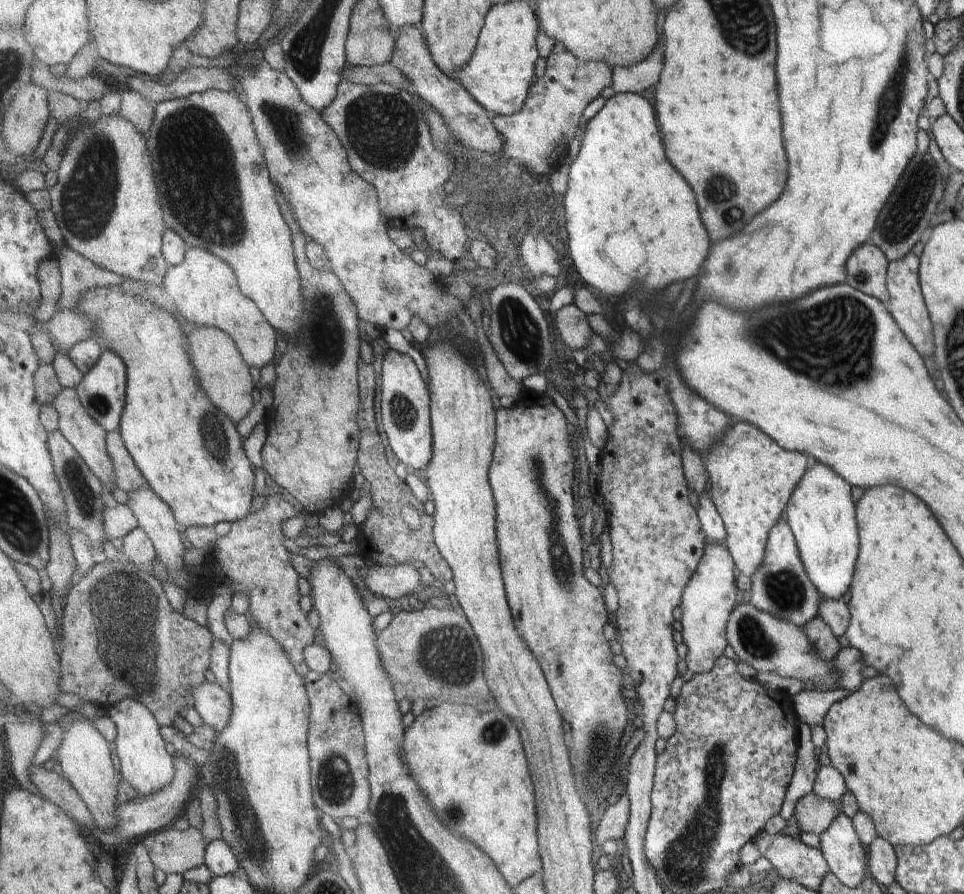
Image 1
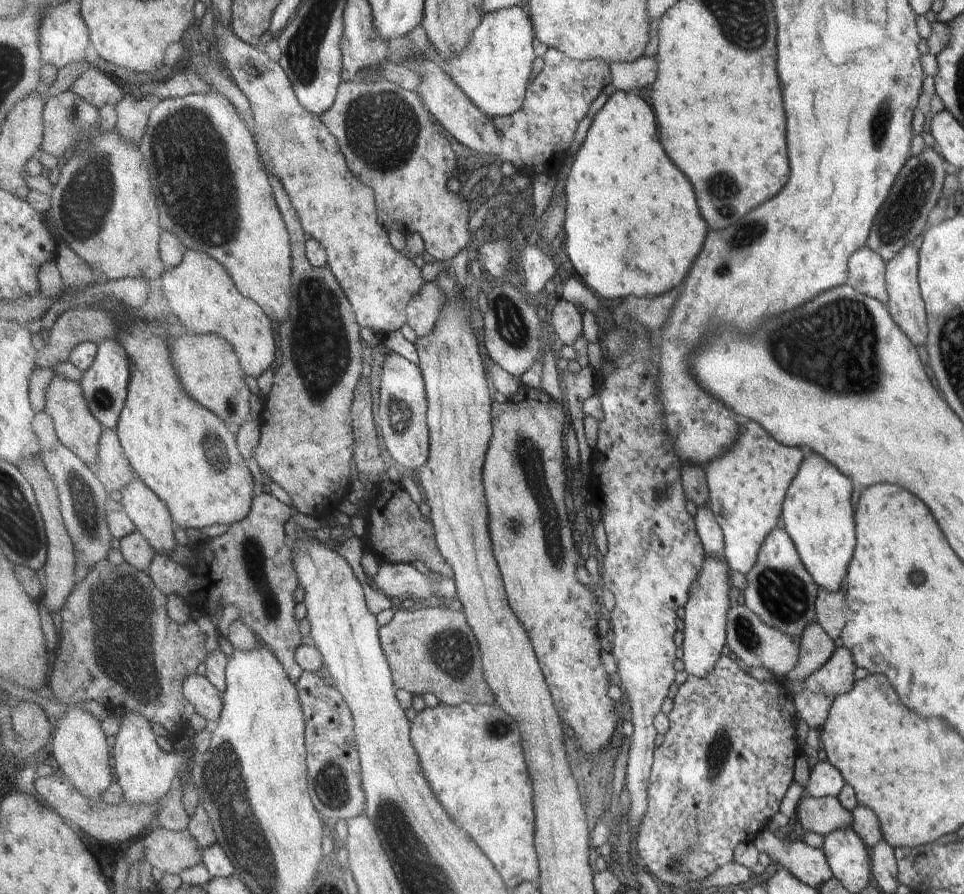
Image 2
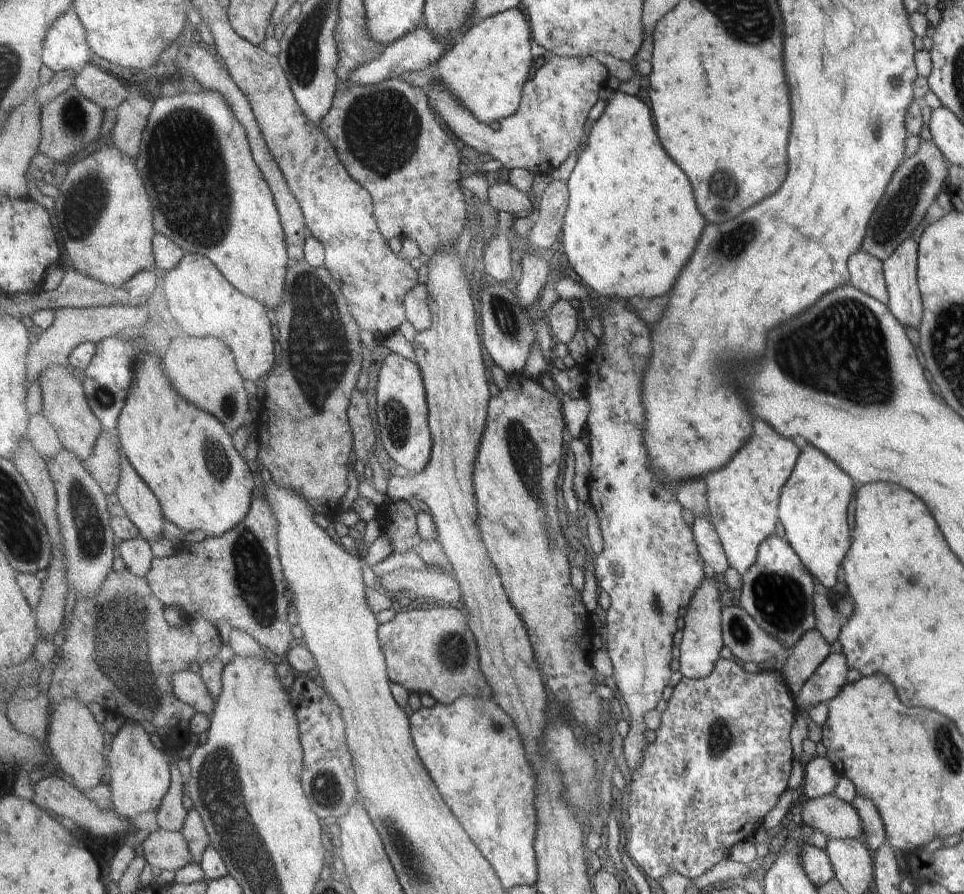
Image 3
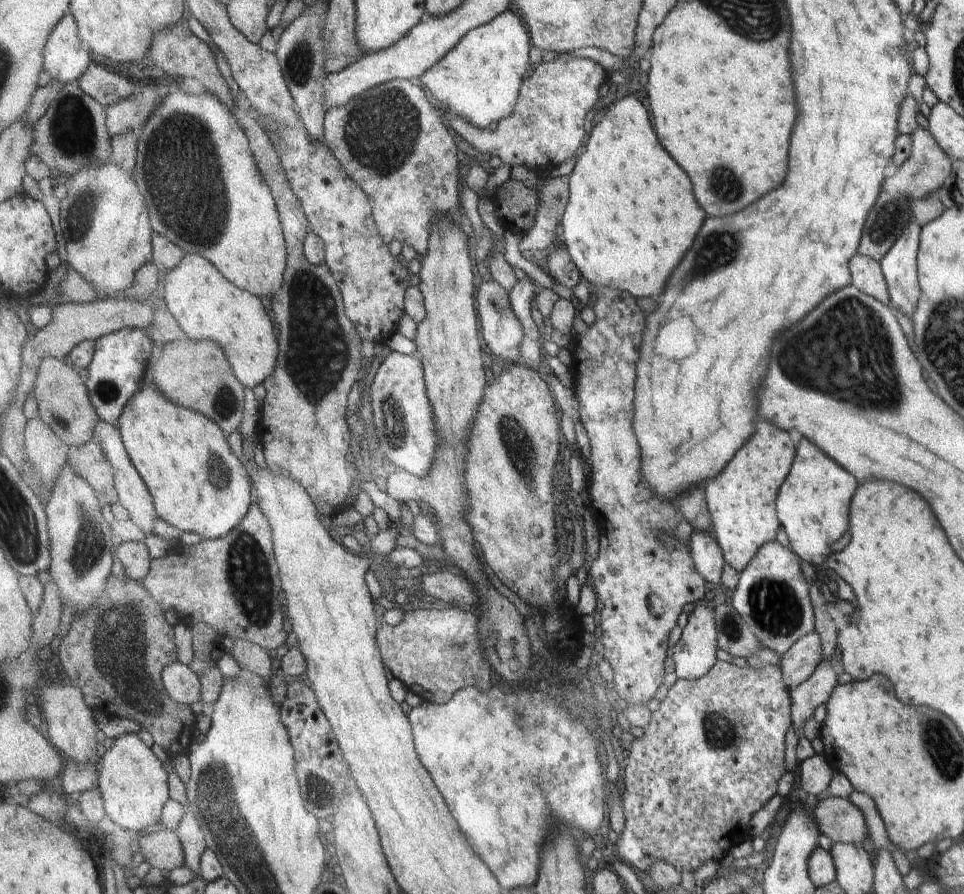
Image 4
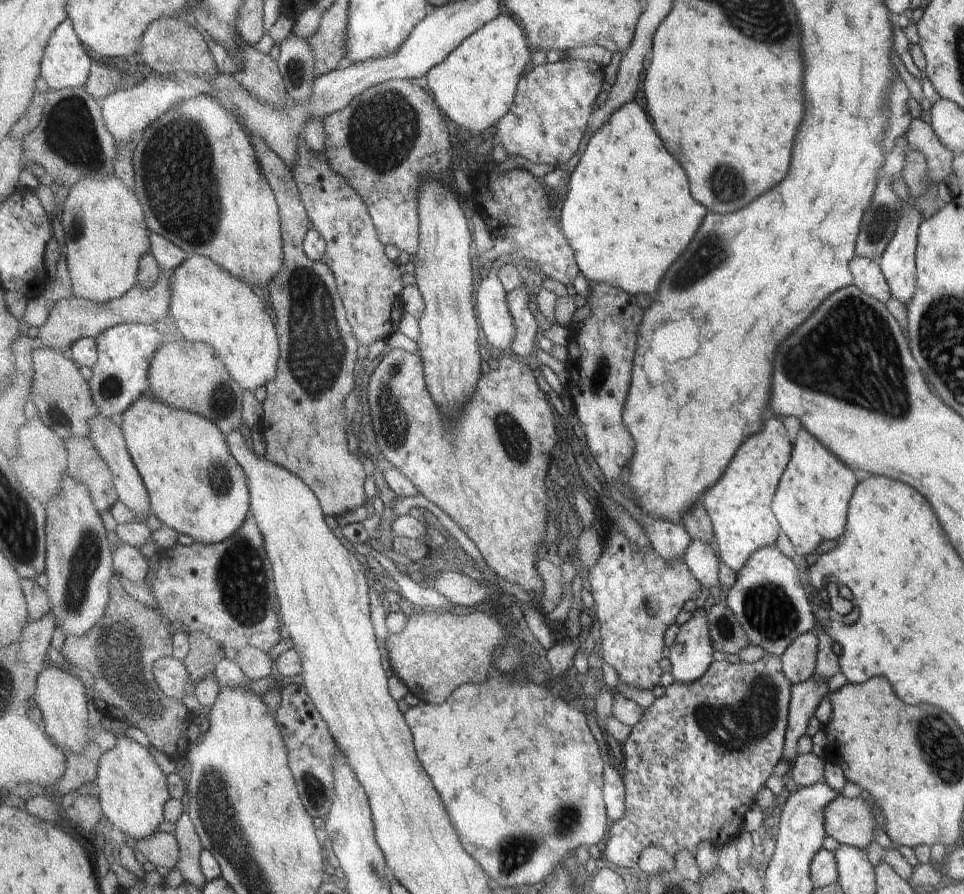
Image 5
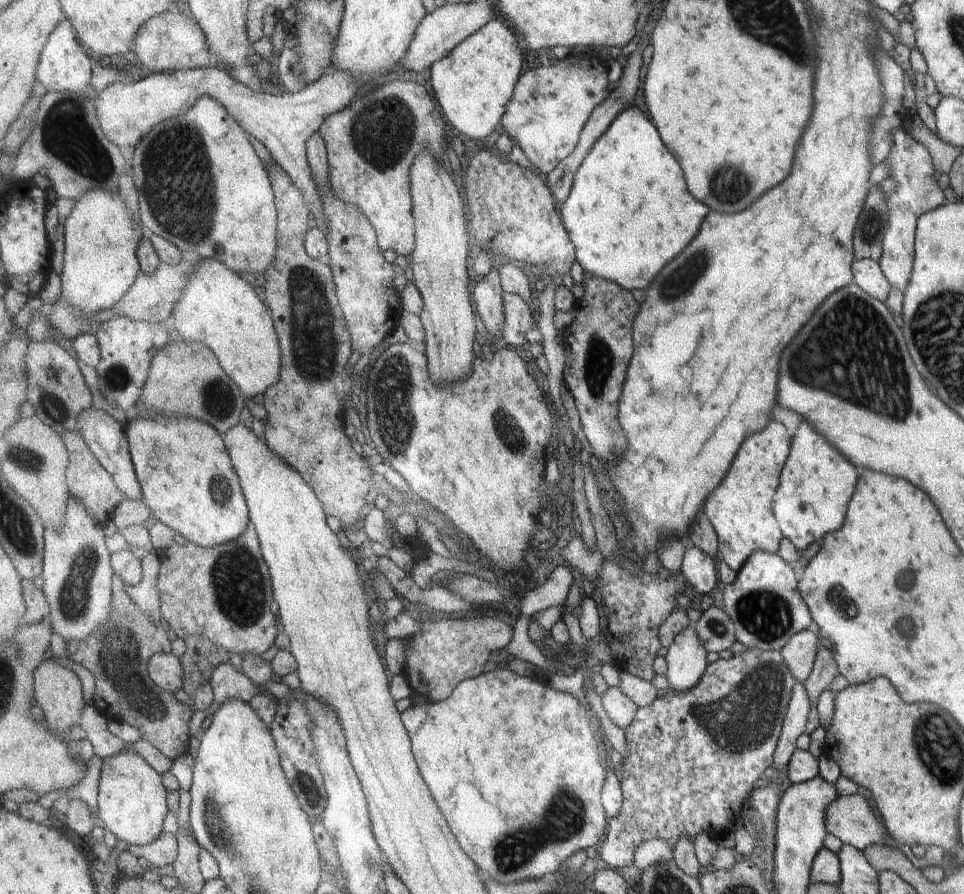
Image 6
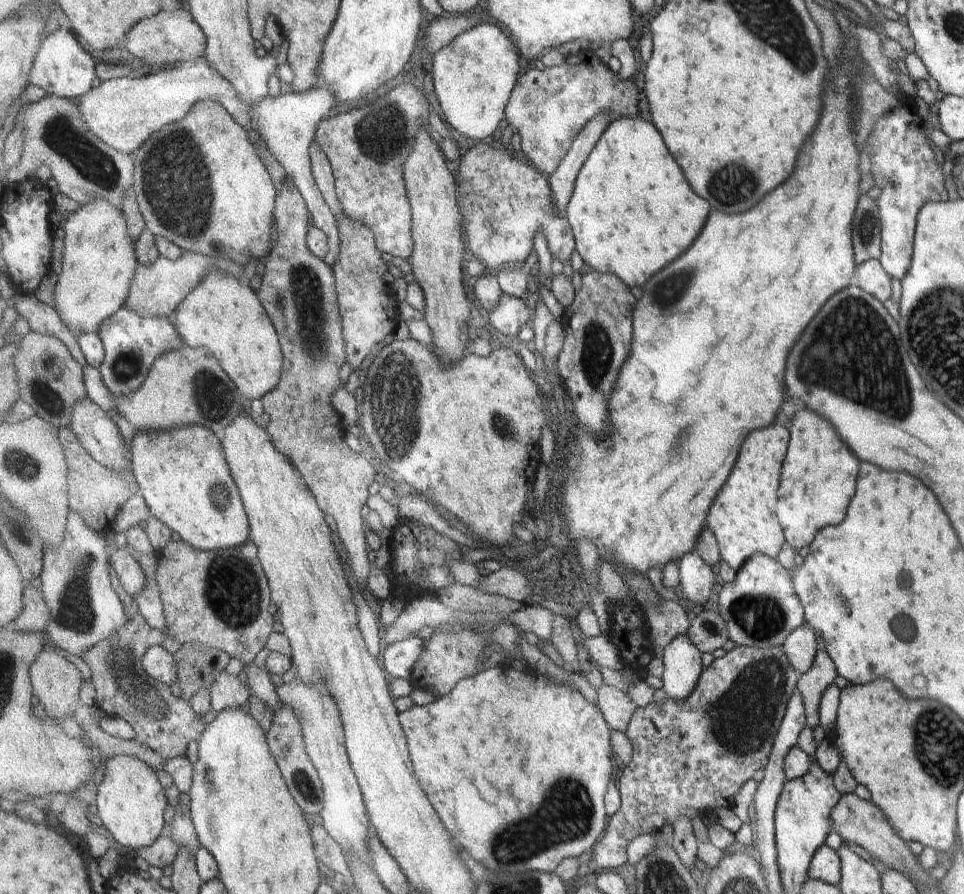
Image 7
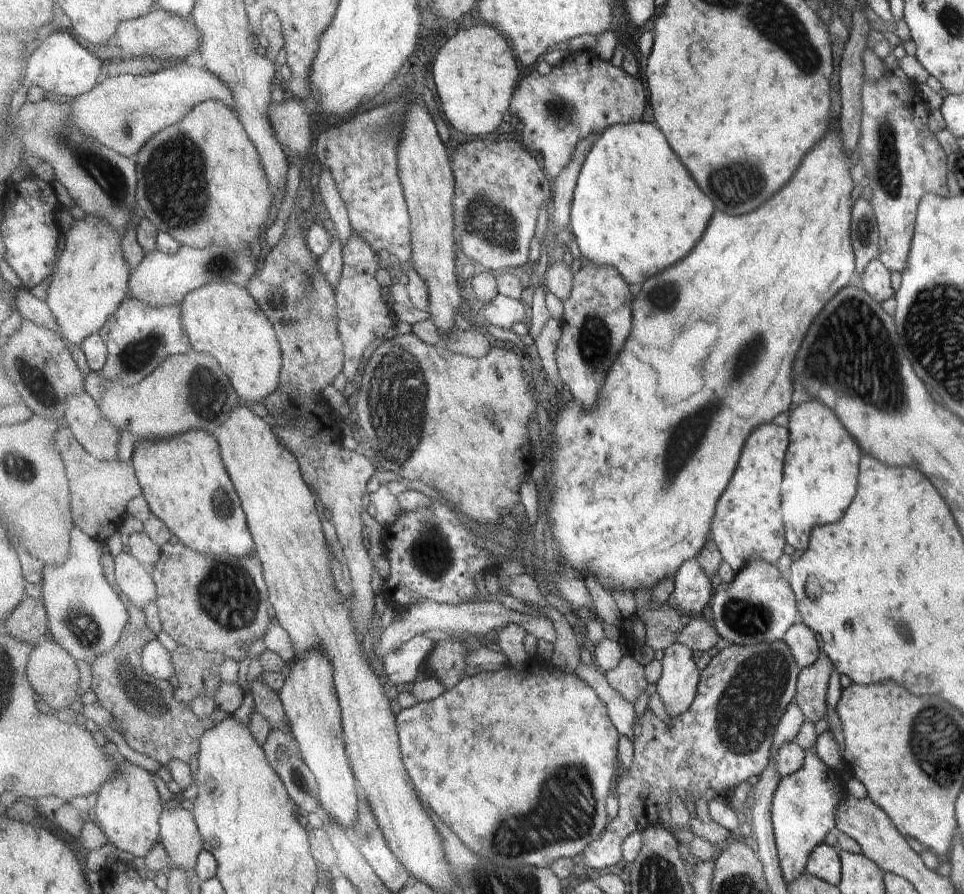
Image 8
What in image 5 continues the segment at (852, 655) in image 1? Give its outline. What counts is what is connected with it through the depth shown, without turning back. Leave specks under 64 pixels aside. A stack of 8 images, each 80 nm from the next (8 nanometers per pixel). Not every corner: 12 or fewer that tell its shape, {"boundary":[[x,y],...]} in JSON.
{"boundary":[[809,678],[791,685],[784,759],[796,756],[826,682]]}

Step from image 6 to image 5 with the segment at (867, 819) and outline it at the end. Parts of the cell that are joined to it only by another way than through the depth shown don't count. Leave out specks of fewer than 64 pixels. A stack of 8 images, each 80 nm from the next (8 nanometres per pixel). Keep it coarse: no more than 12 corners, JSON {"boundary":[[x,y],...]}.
{"boundary":[[835,795],[821,812],[825,836],[865,850],[874,822],[863,800]]}

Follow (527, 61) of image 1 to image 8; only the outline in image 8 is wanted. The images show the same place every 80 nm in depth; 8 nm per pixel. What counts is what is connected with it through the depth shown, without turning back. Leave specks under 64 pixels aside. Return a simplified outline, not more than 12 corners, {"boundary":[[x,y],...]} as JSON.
{"boundary":[[464,23],[434,56],[441,116],[488,138],[519,64],[503,33]]}

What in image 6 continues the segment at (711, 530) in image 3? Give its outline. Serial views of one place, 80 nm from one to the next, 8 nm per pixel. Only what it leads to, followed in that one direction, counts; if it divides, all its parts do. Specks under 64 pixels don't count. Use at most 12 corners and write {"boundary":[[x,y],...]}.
{"boundary":[[692,545],[682,571],[697,594],[721,580],[717,560]]}

